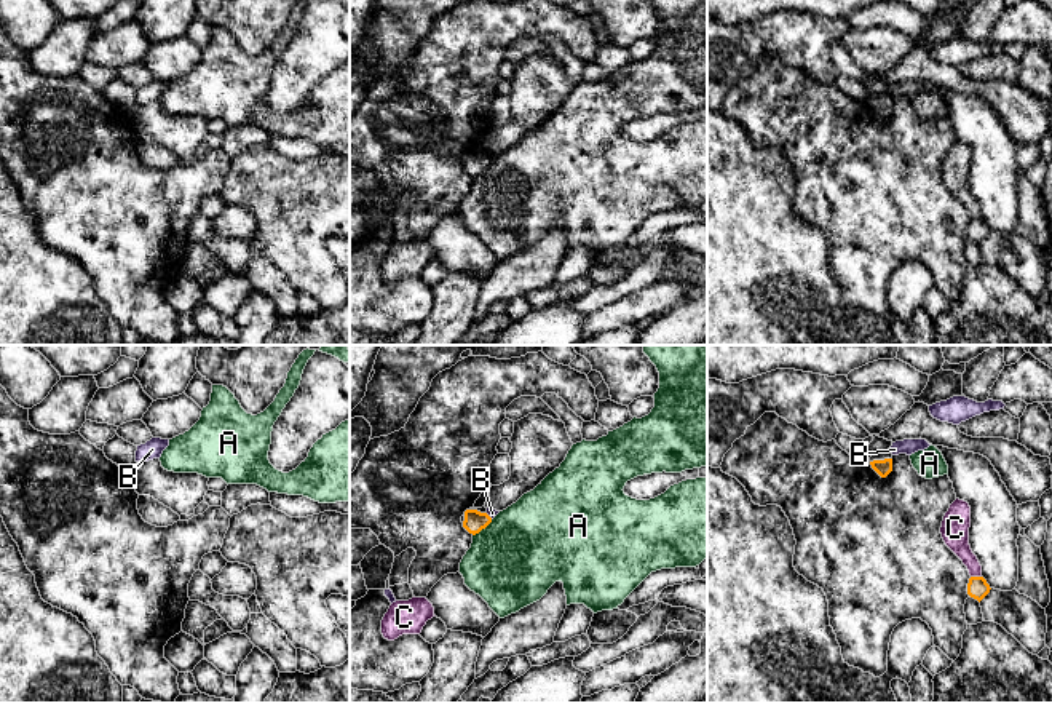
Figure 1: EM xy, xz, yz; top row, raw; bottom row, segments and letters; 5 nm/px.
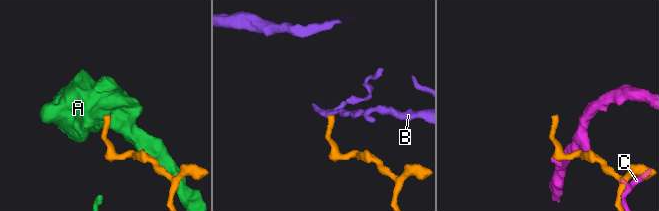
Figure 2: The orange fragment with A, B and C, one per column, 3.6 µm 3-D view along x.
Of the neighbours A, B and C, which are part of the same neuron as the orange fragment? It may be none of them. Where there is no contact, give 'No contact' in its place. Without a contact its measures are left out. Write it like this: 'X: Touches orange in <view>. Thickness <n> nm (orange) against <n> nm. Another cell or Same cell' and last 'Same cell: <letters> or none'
A: Touches orange in xz. Thickness 110 nm (orange) against 440 nm. Another cell
B: Touches orange in xz. Thickness 110 nm (orange) against 50 nm. Another cell
C: Touches orange in yz. Thickness 110 nm (orange) against 140 nm. Another cell
Same cell: none

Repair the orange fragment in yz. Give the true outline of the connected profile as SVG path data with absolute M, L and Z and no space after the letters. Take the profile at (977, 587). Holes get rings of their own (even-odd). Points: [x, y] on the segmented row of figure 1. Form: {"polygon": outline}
{"polygon": "M971 577L967 583L967 594L979 602L990 593L990 585L983 577Z"}

